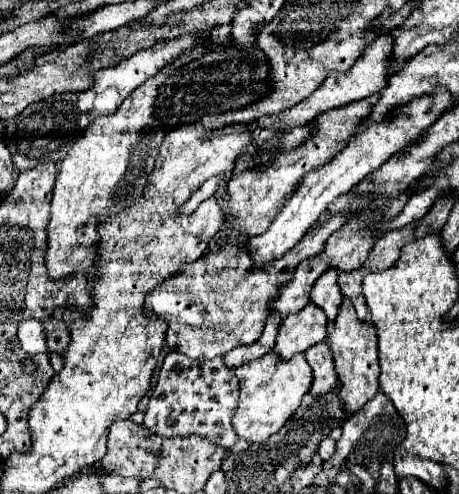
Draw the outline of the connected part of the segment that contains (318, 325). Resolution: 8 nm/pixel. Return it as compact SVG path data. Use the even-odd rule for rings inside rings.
M310 301L304 309L288 315L282 321L282 329L278 333L274 351L282 359L290 359L294 353L304 353L314 343L326 341L328 325L330 323L326 313Z

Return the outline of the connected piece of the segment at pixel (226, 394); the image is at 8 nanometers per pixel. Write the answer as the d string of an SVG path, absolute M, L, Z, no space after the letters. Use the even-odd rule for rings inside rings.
M168 353L162 361L156 387L144 415L144 425L162 437L190 437L198 435L222 445L230 451L238 435L232 429L232 417L238 407L238 377L224 365L222 357L190 359L182 353Z

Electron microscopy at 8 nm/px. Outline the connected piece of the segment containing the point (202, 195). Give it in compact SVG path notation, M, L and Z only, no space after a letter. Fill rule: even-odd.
M212 177L212 179L208 179L208 181L204 181L202 187L200 187L200 189L190 197L190 201L182 207L182 213L192 213L204 199L208 199L208 197L214 195L214 191L218 189L220 183L222 183L222 177Z

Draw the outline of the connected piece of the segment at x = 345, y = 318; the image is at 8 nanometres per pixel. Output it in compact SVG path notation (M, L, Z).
M348 297L342 299L340 311L336 321L330 327L328 337L330 349L334 353L336 373L342 385L342 397L346 403L346 411L352 415L354 411L362 409L368 399L372 399L378 391L378 377L380 377L380 365L378 365L378 333L376 325L362 321L356 317L356 311L352 307L352 301Z

